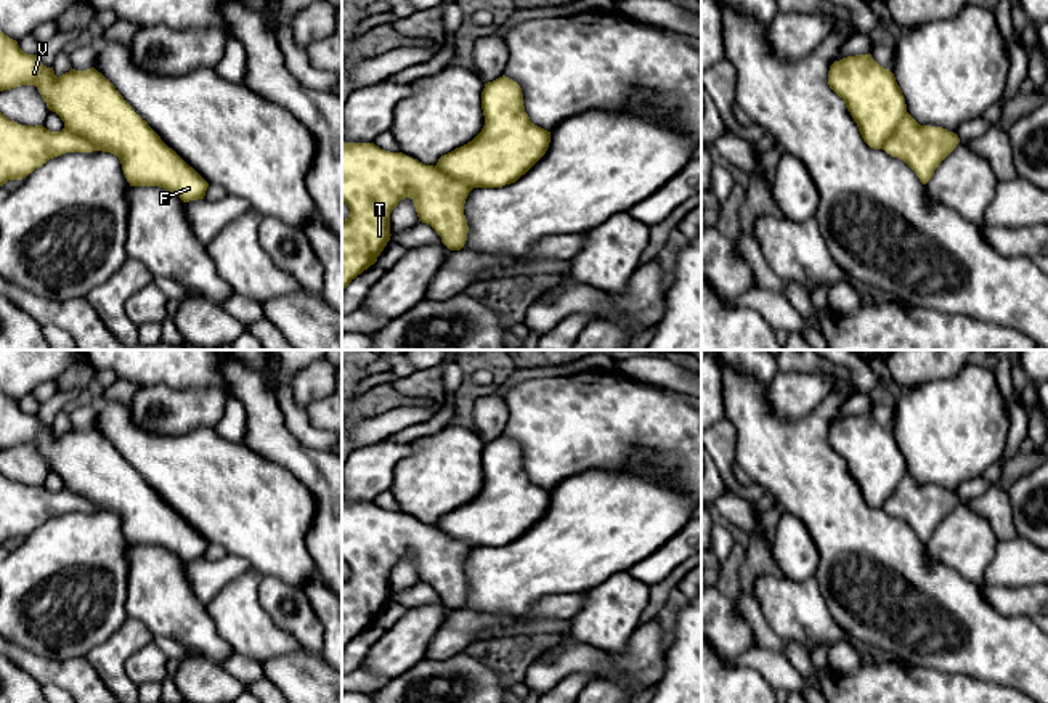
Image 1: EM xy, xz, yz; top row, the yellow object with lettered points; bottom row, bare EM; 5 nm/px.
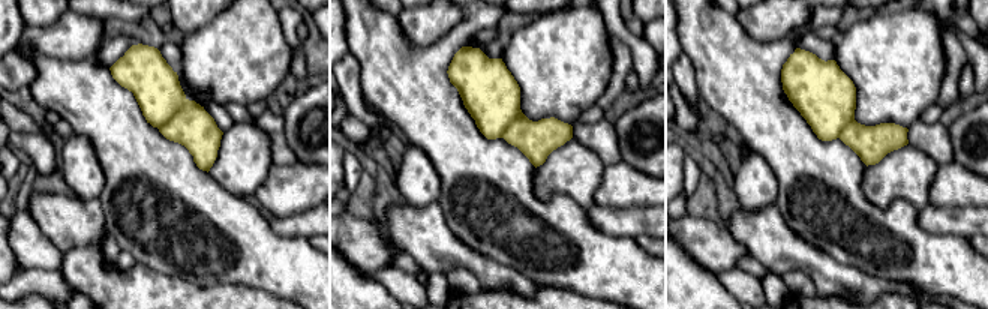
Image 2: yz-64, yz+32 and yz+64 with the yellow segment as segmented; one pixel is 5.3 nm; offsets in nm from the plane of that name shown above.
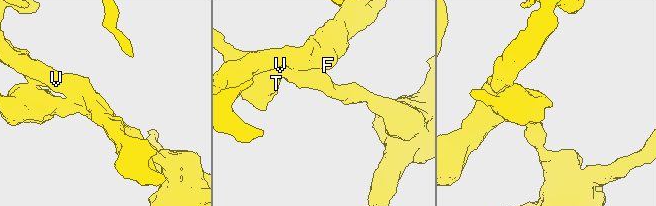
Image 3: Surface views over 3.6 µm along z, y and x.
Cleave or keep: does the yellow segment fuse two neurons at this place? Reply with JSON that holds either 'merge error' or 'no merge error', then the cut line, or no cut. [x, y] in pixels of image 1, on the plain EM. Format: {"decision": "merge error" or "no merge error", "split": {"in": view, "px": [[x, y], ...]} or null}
{"decision": "no merge error", "split": null}

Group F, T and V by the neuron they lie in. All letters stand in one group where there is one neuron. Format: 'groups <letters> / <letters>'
groups F T V

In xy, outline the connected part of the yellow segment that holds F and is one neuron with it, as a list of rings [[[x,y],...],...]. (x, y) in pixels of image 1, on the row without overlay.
[[[0,390],[0,451],[21,445],[35,445],[64,488],[50,491],[43,485],[21,485],[0,472],[0,546],[26,538],[61,514],[103,510],[119,517],[130,546],[159,546],[183,562],[204,559],[209,542],[160,499],[101,432],[71,427],[56,437],[53,427],[43,425],[37,414],[24,412],[16,400]]]

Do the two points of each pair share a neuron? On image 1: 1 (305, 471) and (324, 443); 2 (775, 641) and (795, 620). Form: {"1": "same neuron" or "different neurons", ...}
{"1": "different neurons", "2": "different neurons"}

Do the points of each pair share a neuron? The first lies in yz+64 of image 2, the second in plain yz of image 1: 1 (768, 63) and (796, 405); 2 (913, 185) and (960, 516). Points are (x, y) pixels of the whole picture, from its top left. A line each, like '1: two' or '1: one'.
1: two
2: one

